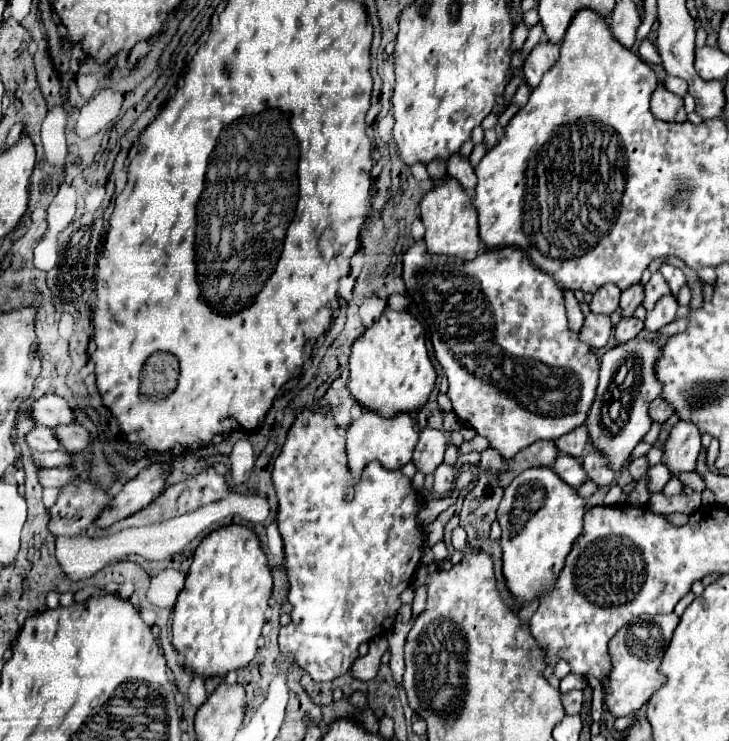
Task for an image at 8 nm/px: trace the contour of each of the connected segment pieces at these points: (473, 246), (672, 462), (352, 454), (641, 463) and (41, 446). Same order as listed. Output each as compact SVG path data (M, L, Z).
M446 178L424 196L424 200L420 202L420 218L426 226L424 240L428 252L454 256L462 260L474 260L484 250L484 244L478 236L478 212L472 206L472 198L462 190L462 186L456 180Z
M678 422L664 444L662 464L672 476L684 472L696 472L696 462L700 454L700 432L692 422Z
M366 410L358 420L354 420L348 426L346 432L348 432L346 456L348 456L348 468L352 474L352 484L360 482L362 470L372 460L378 460L386 470L400 470L404 464L408 464L412 460L412 452L418 442L418 432L408 414L400 414L396 418L382 418L374 412Z
M646 456L644 458L636 458L636 460L632 460L628 464L628 470L630 470L630 474L632 474L634 480L640 480L648 472L648 468L650 468L650 464L648 464L648 458Z
M36 426L26 434L26 442L32 450L60 450L60 442L56 440L56 436L52 434L50 428L44 426Z

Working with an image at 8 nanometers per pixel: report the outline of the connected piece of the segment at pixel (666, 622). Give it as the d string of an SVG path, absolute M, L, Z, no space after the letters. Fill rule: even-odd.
M674 612L664 616L648 616L634 620L632 624L626 624L610 640L608 652L612 658L612 670L606 682L604 702L614 718L638 712L646 704L646 700L664 684L664 676L658 672L658 666L662 662L662 656L670 644L676 626L678 626L678 616Z

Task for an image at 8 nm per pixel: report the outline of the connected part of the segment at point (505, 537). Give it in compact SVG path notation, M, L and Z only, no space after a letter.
M530 468L524 470L506 490L504 498L498 506L498 522L502 526L502 572L510 594L524 606L534 600L542 600L542 596L554 588L558 574L564 568L564 560L574 544L574 540L582 534L582 516L584 516L584 500L572 490L566 482L562 482L552 468Z

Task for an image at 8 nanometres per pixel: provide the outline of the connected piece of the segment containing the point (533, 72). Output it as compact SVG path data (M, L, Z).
M542 42L538 46L534 46L534 50L530 52L530 56L526 58L524 64L524 76L530 88L536 88L544 76L544 72L548 72L556 60L560 56L560 46L558 44L550 44L550 42Z

